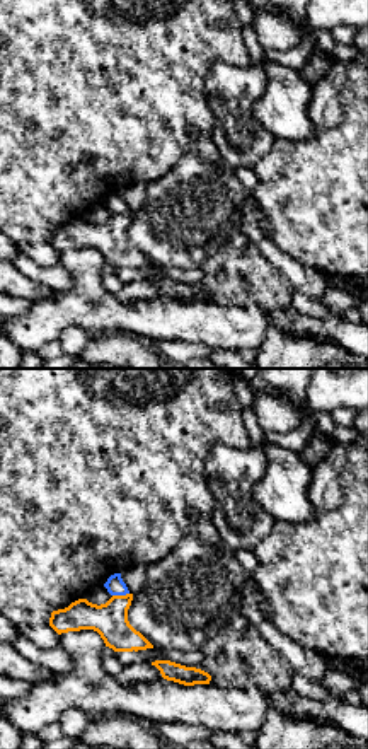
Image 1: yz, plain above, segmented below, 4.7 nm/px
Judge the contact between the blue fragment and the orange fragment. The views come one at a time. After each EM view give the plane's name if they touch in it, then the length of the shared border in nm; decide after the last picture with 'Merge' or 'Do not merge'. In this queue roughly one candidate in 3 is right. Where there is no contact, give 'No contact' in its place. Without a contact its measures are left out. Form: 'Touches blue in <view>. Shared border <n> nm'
Touches blue in yz. Shared border 80 nm

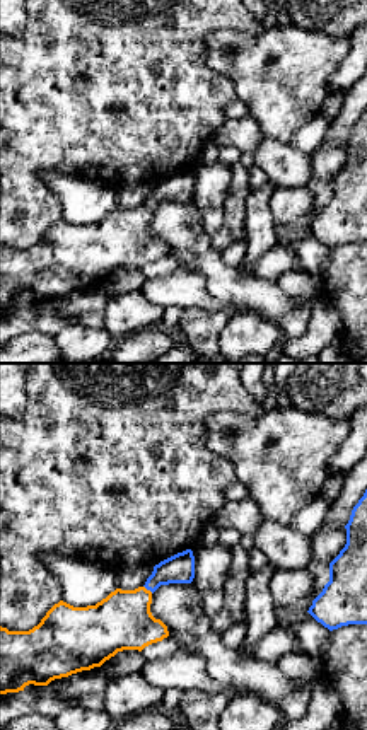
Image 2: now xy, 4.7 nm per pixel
Touches blue in xy. Shared border 60 nm

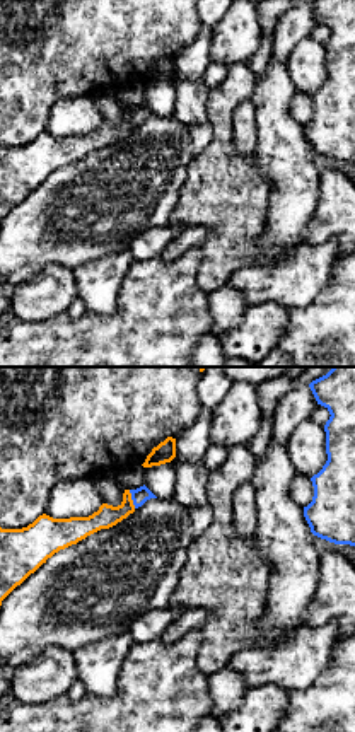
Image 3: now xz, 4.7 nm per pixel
Touches blue in xz. Shared border 90 nm

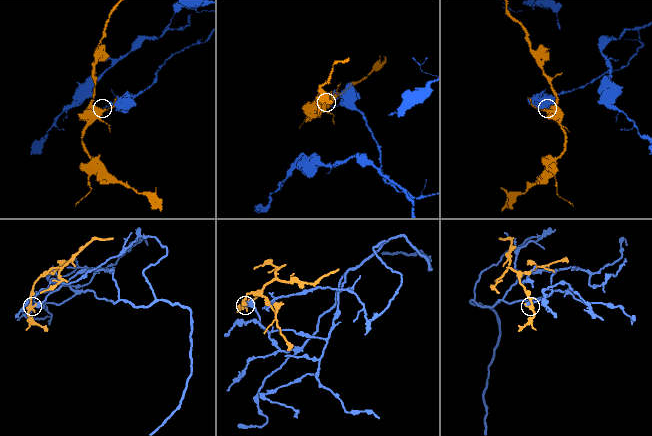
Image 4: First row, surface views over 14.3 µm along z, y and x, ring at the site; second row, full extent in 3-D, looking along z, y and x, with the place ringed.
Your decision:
Do not merge

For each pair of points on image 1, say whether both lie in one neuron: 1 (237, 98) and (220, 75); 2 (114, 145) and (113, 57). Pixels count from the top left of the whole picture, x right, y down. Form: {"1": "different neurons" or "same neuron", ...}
{"1": "same neuron", "2": "same neuron"}

